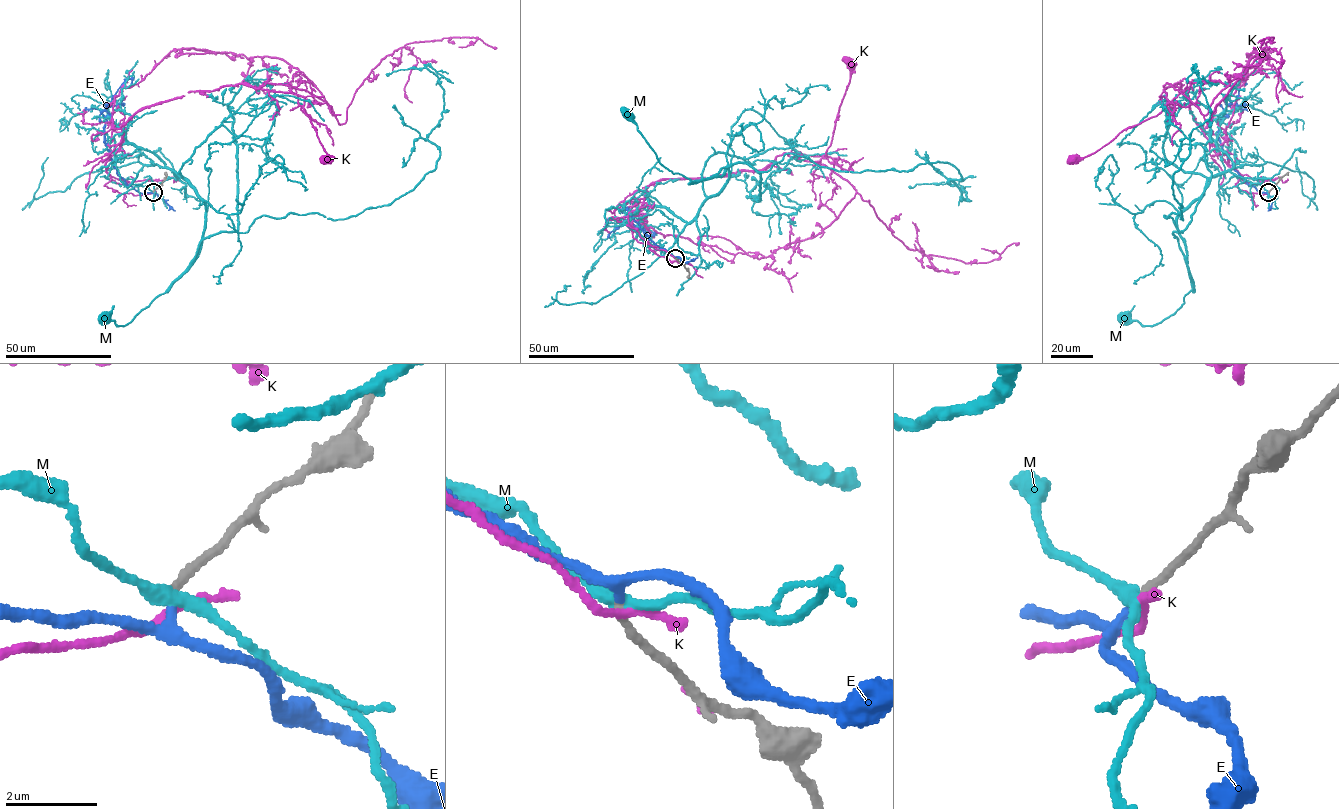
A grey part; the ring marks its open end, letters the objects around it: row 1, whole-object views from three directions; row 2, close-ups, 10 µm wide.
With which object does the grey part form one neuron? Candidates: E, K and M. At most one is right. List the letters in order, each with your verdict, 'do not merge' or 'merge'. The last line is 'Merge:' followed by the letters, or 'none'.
E: merge
K: do not merge
M: do not merge
Merge: E

